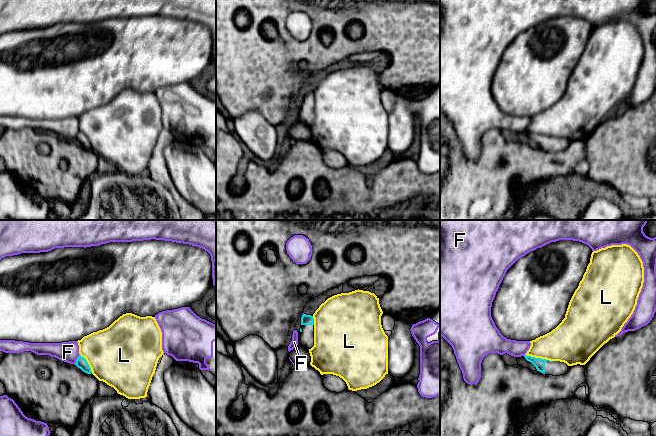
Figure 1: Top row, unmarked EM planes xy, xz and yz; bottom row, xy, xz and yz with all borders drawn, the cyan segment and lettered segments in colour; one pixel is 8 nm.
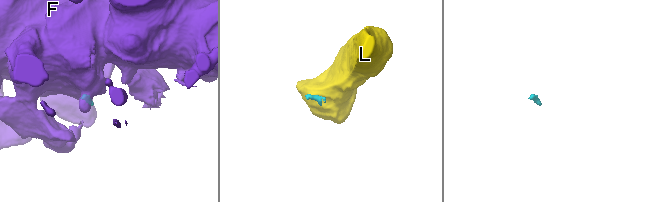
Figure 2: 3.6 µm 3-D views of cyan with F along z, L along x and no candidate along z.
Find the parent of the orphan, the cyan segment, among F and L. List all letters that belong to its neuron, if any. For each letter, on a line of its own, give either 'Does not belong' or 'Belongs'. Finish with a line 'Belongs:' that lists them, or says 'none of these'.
F: Does not belong
L: Does not belong
Belongs: none of these

